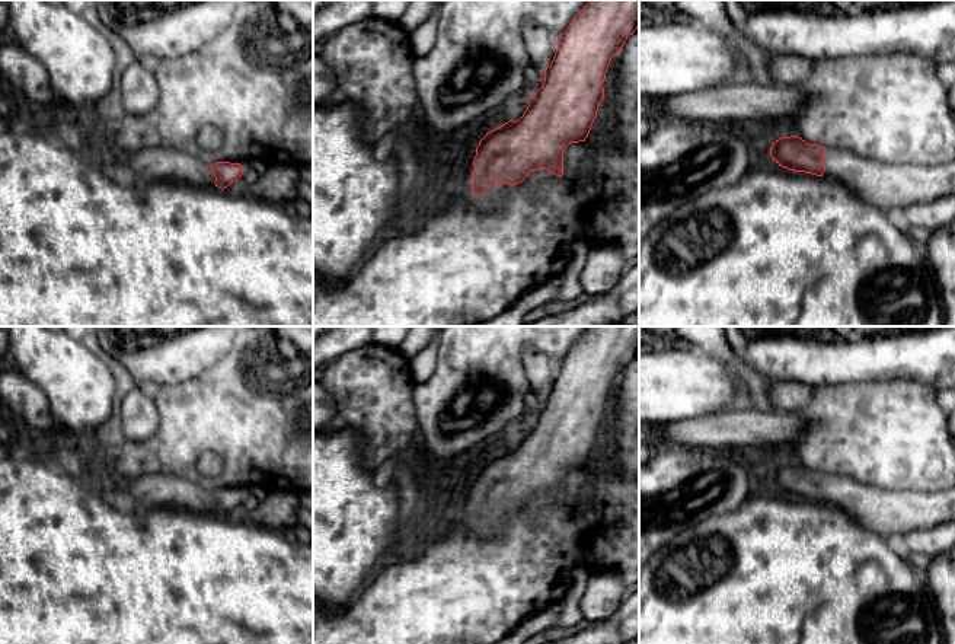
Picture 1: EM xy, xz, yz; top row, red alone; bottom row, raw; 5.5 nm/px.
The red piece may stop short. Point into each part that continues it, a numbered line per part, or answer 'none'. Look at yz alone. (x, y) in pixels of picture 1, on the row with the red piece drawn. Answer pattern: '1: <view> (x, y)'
1: yz (890, 187)

